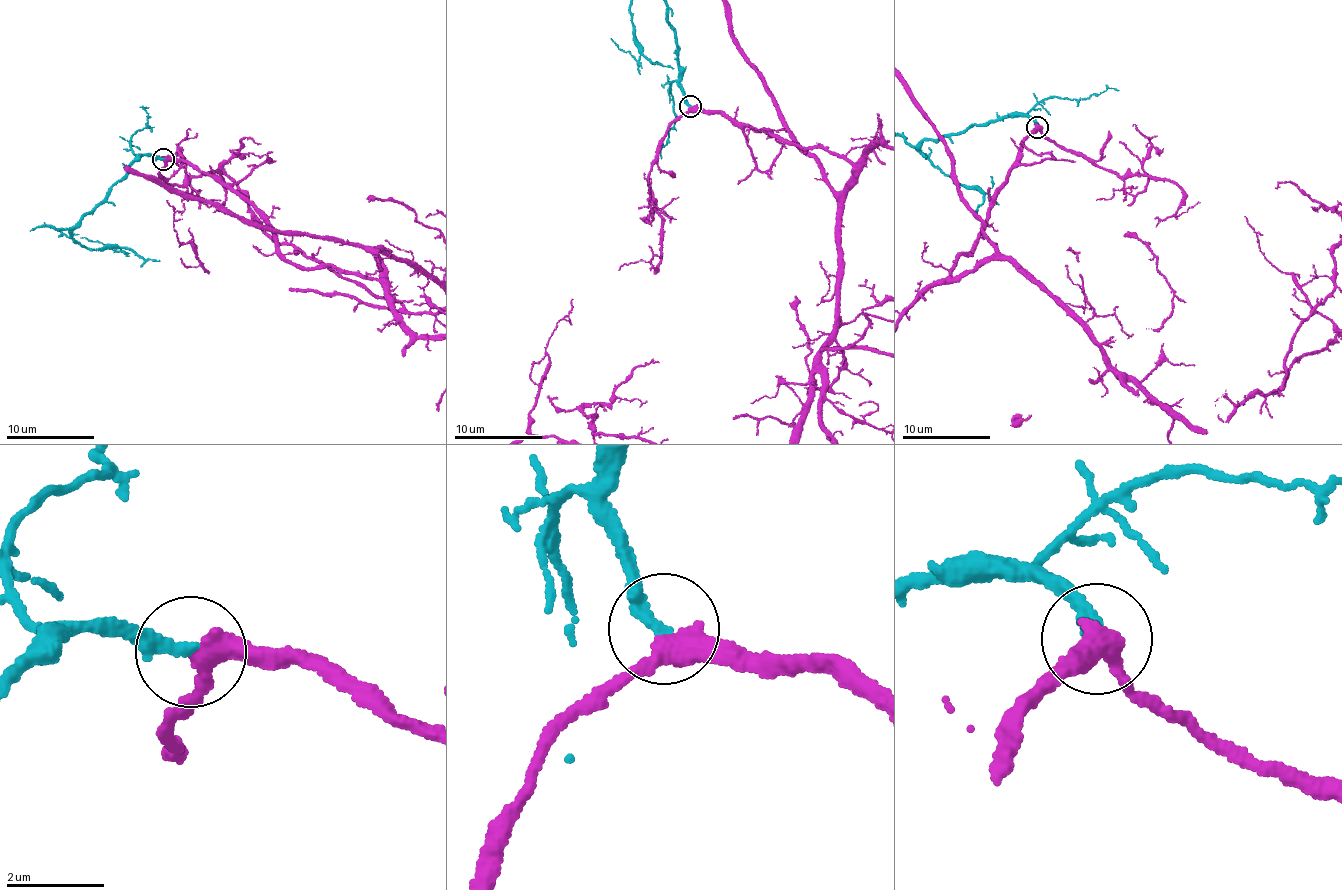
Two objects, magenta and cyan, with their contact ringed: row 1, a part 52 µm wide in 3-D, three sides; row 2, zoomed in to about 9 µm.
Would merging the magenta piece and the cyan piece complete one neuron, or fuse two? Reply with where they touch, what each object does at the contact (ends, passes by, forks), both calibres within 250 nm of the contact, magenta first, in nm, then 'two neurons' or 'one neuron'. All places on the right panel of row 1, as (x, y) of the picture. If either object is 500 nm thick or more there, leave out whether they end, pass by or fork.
place (1037, 127); magenta passes by; cyan ends; calibres 400 and 240 nm; one neuron

